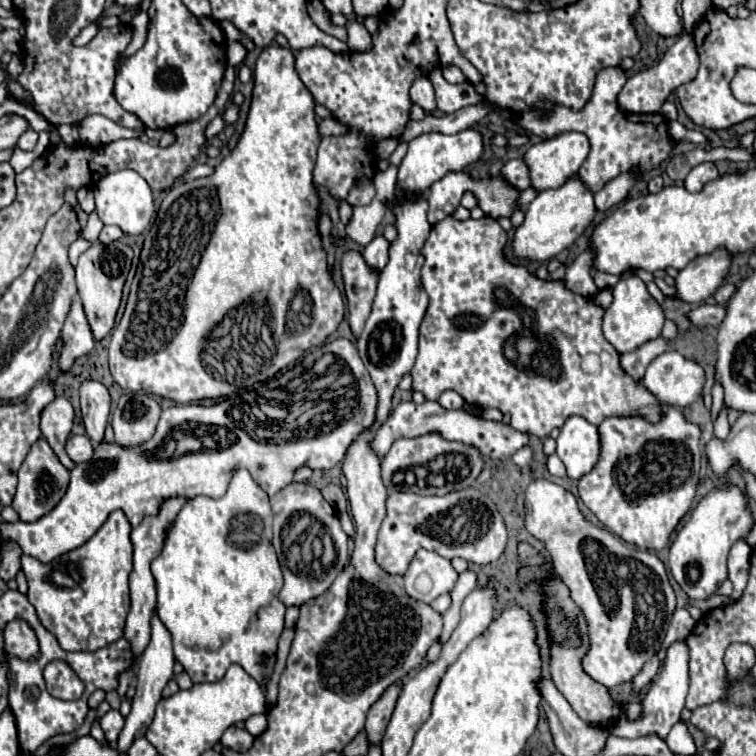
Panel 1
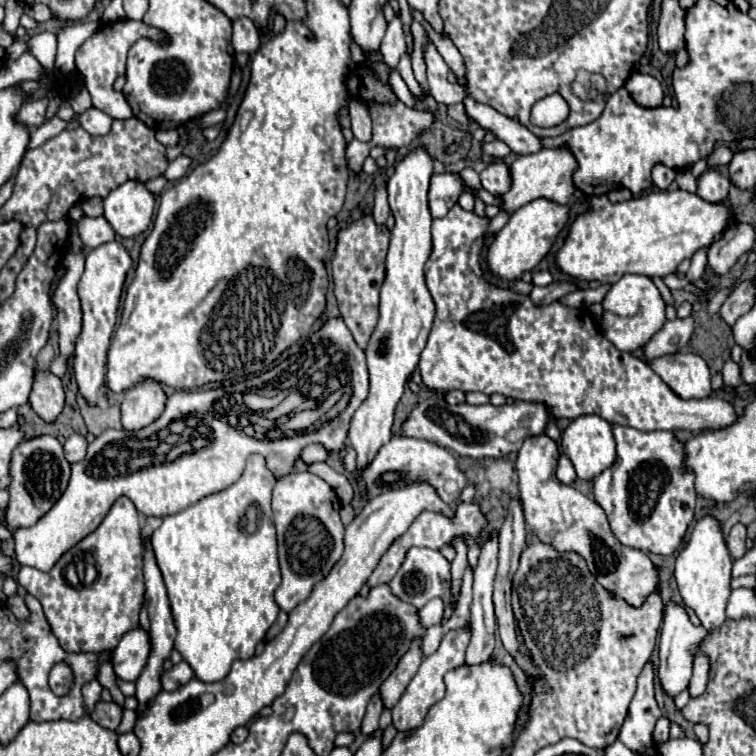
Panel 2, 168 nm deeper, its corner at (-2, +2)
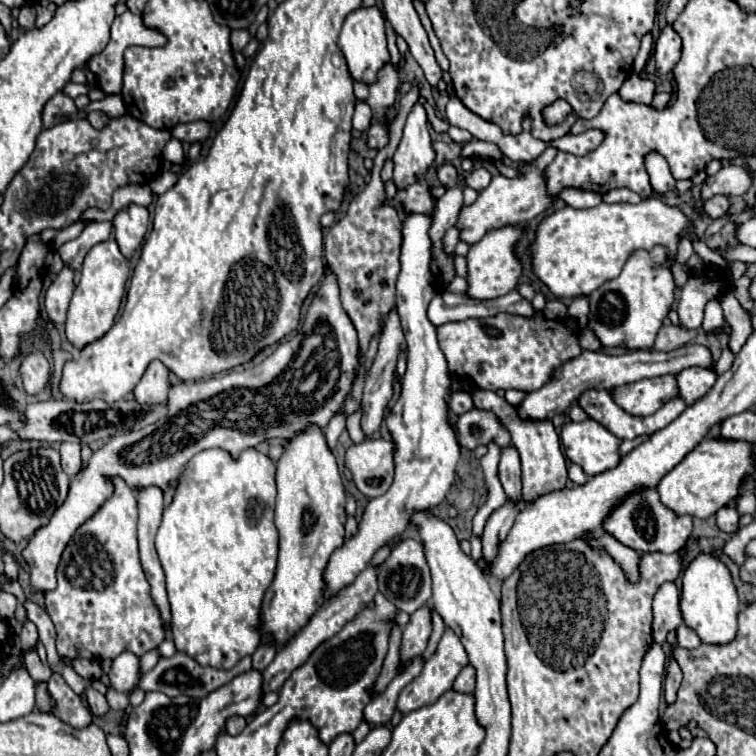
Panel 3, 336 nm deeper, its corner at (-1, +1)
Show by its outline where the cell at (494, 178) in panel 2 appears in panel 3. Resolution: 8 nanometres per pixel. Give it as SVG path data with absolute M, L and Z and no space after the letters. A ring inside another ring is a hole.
M475 169L475 171L471 171L469 175L467 175L467 179L465 179L465 183L469 185L469 187L473 187L475 191L483 191L487 185L489 185L489 181L491 181L491 173L487 171L487 169Z

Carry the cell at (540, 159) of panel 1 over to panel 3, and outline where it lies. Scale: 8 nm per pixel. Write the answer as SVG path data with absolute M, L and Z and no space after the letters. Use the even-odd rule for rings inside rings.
M553 147L545 149L535 161L523 163L519 169L521 175L515 179L509 179L505 175L495 175L491 179L491 185L479 193L477 201L473 205L461 209L459 223L457 223L457 227L461 227L461 239L465 243L473 245L473 243L481 241L481 237L491 229L499 229L505 225L523 225L523 223L531 221L533 217L537 217L539 213L547 211L553 205L555 197L551 197L547 193L545 169L555 159L555 155L557 155L557 149L553 149Z

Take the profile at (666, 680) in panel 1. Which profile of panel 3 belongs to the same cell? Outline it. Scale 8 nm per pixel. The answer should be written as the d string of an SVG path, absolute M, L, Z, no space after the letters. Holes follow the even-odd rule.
M665 583L653 599L653 639L663 645L669 631L677 631L683 623L679 609L679 589L675 583Z

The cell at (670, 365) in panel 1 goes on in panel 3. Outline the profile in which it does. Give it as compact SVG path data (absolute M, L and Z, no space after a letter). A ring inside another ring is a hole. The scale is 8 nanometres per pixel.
M691 367L691 369L681 369L675 375L675 379L677 379L679 395L685 399L687 405L691 405L711 389L711 385L715 383L717 377L715 377L713 369Z

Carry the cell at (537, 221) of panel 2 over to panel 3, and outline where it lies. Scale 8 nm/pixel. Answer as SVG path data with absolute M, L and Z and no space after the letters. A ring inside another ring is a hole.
M507 225L507 229L493 229L479 243L471 245L471 249L467 253L467 269L469 269L467 295L469 297L493 299L493 297L507 295L509 291L513 291L517 287L517 281L523 273L523 263L519 261L519 257L515 257L515 243L519 243L519 239L523 239L523 235L525 235L523 227Z

